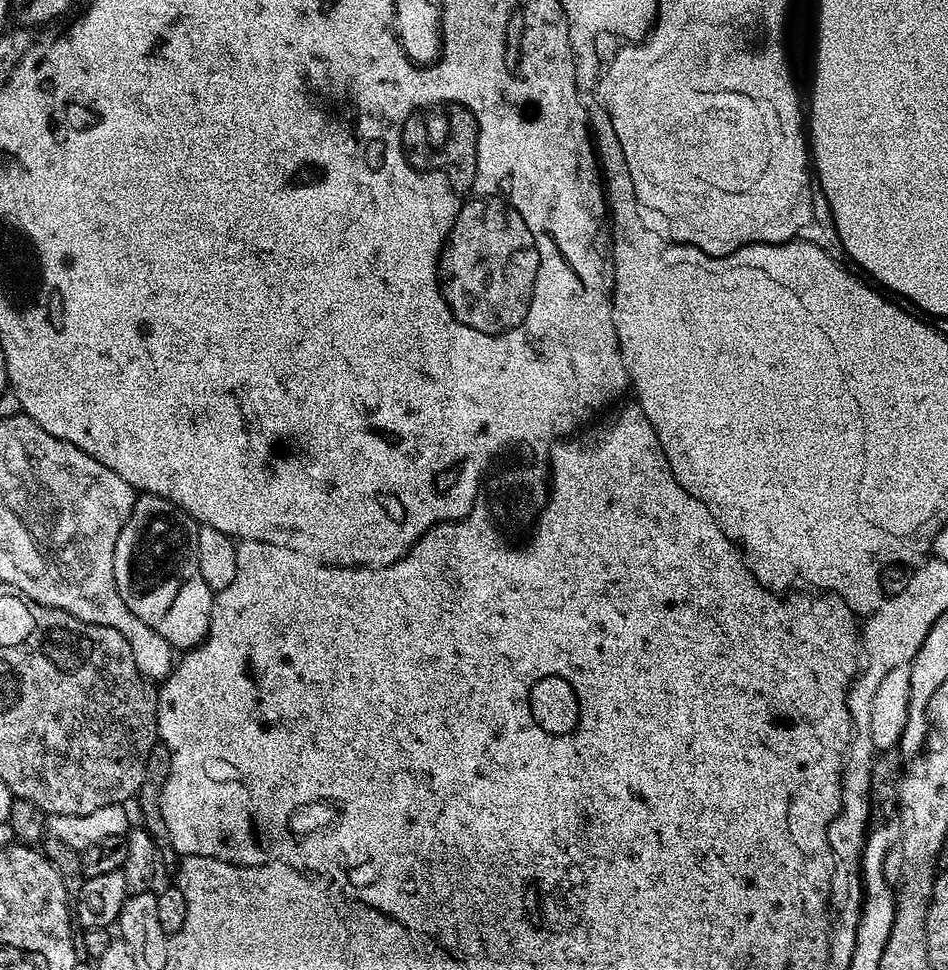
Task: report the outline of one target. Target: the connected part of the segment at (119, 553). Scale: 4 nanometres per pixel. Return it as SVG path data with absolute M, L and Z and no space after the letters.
M137 495L136 508L130 514L126 526L122 526L122 534L118 534L118 542L114 546L114 582L118 586L118 594L122 594L122 602L126 602L126 606L130 606L130 610L134 610L134 614L138 614L138 618L142 618L146 626L150 626L150 630L158 630L158 634L162 634L162 638L166 638L166 642L170 642L173 649L191 650L204 641L212 621L214 593L202 579L202 570L198 570L198 525L192 517L185 514L181 508L177 508L175 504L171 504L166 498Z

